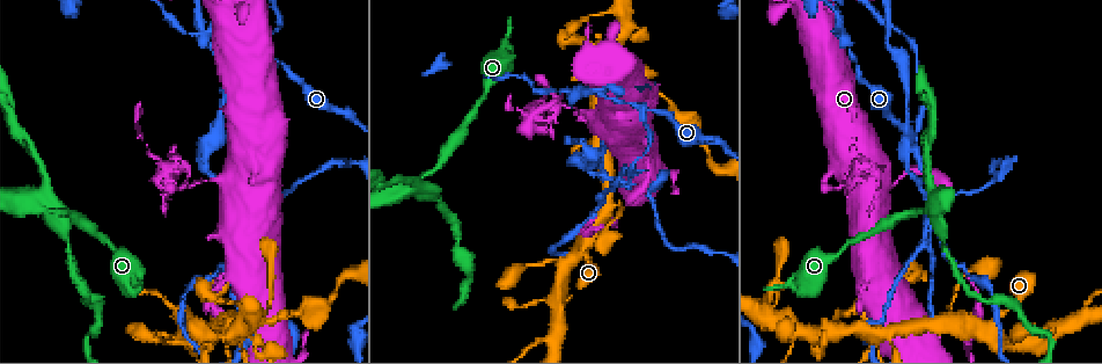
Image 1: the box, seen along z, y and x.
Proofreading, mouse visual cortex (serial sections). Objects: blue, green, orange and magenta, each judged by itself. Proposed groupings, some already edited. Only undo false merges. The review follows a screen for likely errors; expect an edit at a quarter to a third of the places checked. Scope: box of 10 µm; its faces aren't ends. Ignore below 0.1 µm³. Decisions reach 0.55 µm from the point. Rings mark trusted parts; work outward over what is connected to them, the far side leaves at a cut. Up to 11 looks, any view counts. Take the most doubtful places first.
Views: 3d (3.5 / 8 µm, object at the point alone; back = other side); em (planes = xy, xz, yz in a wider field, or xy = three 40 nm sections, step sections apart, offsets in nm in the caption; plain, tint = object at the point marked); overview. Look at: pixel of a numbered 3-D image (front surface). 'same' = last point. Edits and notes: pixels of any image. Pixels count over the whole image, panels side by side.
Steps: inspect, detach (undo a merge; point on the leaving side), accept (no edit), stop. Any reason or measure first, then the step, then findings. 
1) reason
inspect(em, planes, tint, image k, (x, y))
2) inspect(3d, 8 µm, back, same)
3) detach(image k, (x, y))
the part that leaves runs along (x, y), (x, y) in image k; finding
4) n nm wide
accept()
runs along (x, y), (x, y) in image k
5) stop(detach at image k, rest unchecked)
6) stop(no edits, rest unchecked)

inspect(3d, 3.5 µm, image 1, (184, 185))

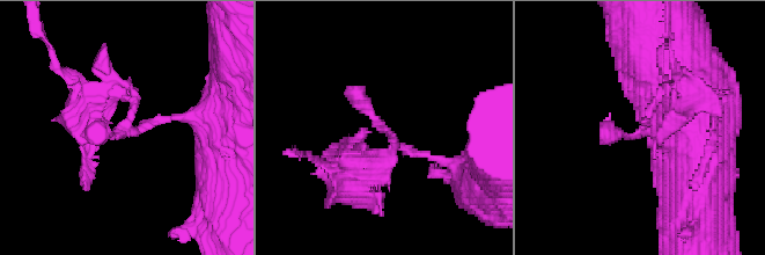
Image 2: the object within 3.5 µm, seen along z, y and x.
inspect(em, xy, step 5, tint, image 2, (644, 125))

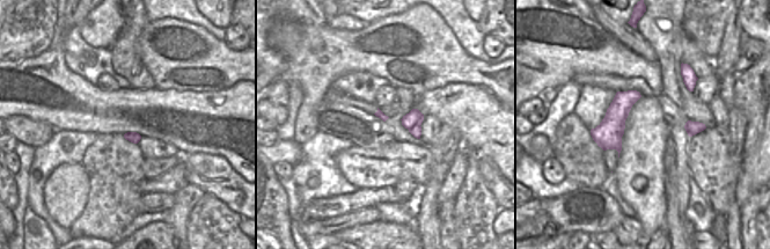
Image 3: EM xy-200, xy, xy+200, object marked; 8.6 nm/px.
160 nm wide
accept()
runs along (192, 116), (132, 130), (135, 94), (100, 90) in image 2; all the same cell

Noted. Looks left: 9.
three-way junction
inspect(3d, 3.5 µm, back, image 1, (593, 92))

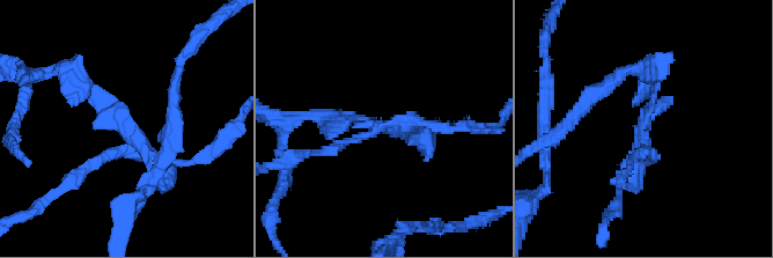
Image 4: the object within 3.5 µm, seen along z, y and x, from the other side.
inspect(em, xy, step 1, tint, image 4, (645, 143))

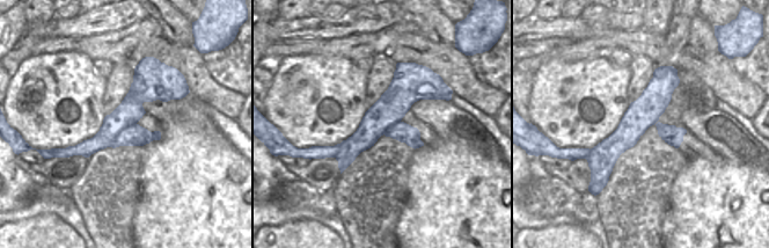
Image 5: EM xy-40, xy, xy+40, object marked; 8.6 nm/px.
cut it another way
inspect(em, xy, step 2, tint, same)

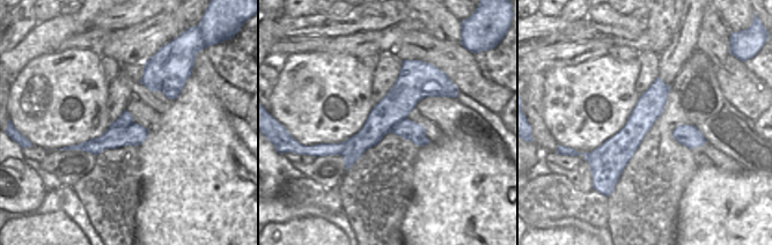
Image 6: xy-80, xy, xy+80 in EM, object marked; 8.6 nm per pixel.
detach(image 4, (115, 102))
border along (134, 124), (127, 127), (109, 128) in image 6; a second cell is stuck on

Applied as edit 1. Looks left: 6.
inspect(overview)

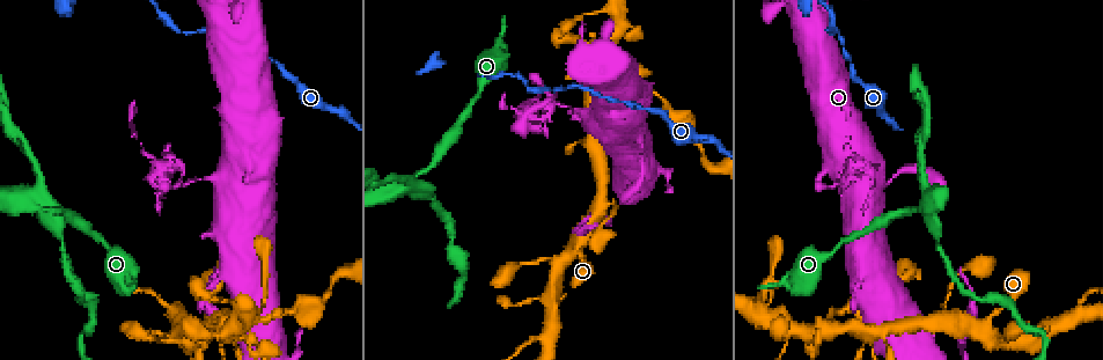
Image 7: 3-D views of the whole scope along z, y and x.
four-way junction
inspect(3d, 3.5 µm, image 7, (30, 207))

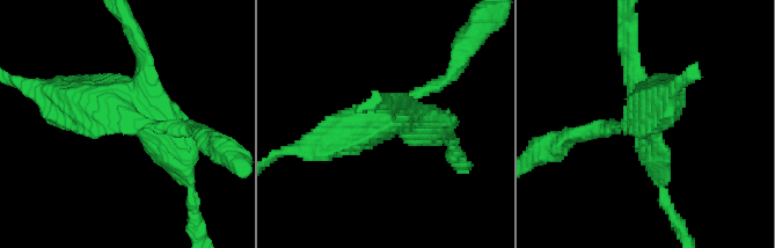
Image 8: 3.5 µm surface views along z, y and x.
4 arms; arms of 200, 250, 300, 600 nm
inspect(em, xy, step 1, tint, image 8, (129, 116))

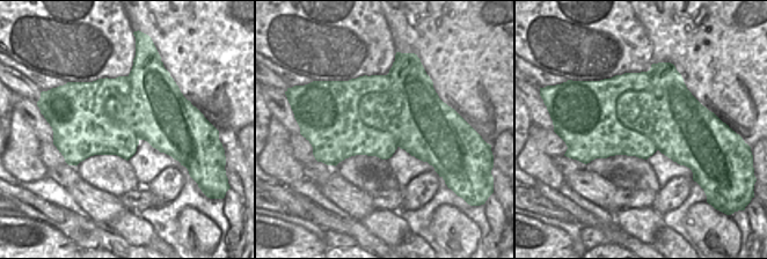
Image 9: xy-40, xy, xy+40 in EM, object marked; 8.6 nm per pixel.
detach(image 8, (437, 116))
a second cell is stuck on

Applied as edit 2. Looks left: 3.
see it whole again
inspect(overview)

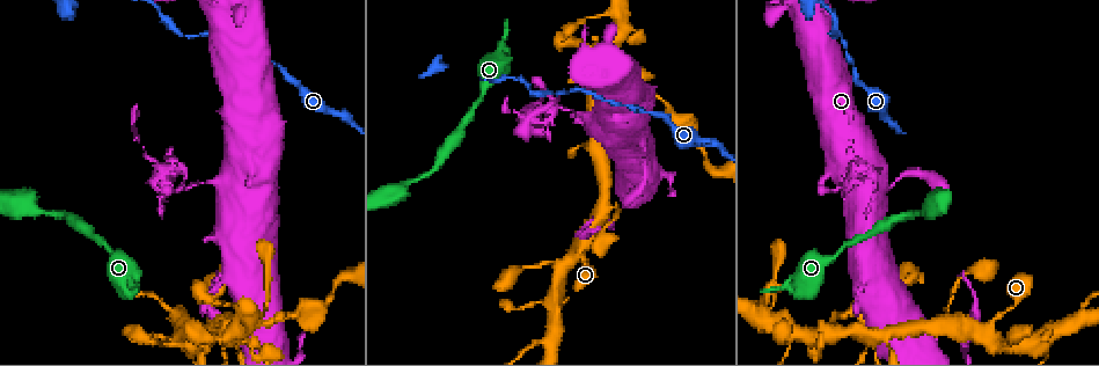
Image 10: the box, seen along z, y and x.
sharp bend
inspect(em, planes, tint, image 10, (1037, 345))

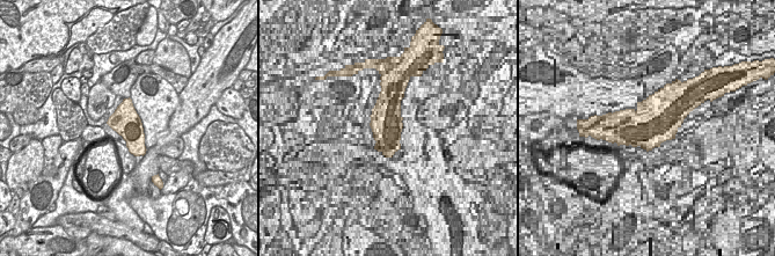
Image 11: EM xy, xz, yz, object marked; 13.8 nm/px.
inspect(3d, 3.5 µm, same)

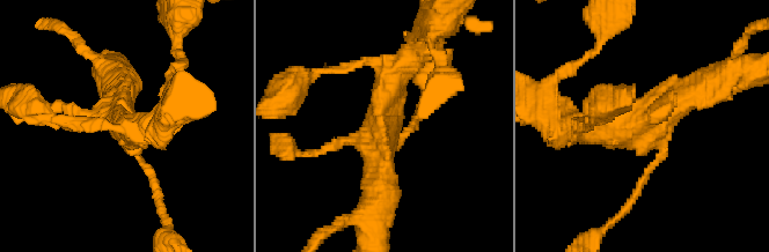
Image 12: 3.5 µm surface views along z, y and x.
400 nm wide
accept()
runs along (575, 125), (628, 128), (708, 82) in image 12; one cell here

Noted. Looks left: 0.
stop(detach at image 4, detach at image 8, rest unchecked)

